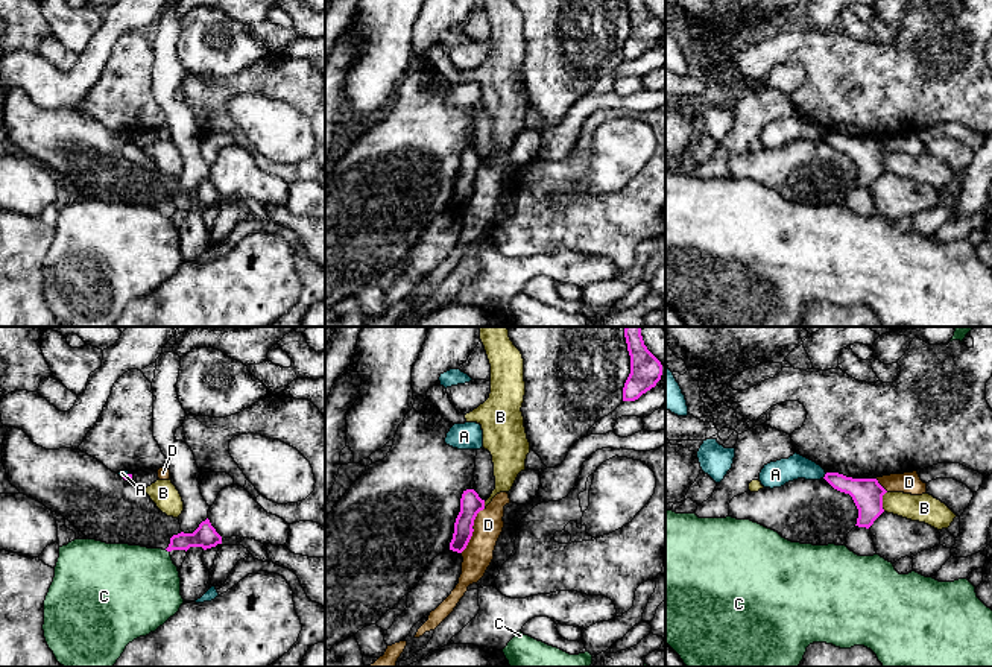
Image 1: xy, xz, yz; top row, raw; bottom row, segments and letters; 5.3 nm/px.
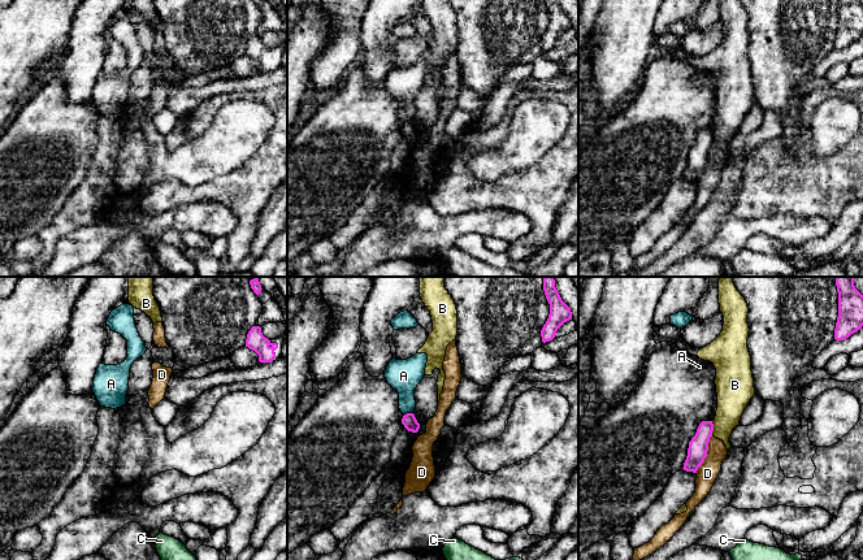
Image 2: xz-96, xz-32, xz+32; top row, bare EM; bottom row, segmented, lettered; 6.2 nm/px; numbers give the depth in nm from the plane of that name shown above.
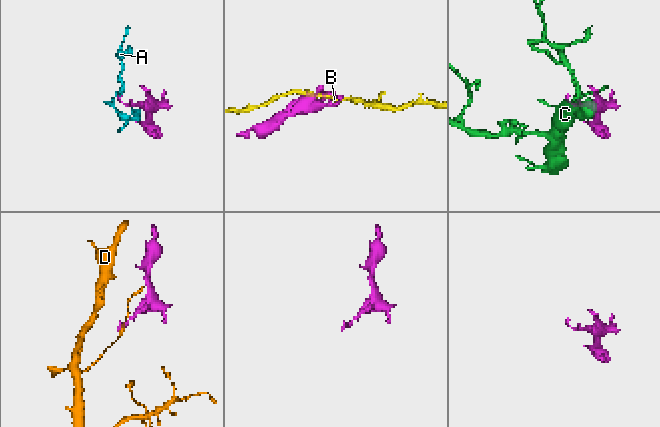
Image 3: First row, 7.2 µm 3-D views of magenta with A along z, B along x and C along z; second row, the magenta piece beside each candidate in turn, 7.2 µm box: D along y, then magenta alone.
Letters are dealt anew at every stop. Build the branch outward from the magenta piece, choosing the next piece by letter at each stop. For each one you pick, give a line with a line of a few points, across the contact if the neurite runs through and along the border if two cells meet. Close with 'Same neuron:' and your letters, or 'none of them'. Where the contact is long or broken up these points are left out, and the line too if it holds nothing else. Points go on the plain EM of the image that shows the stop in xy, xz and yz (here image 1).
Same neuron: none of them

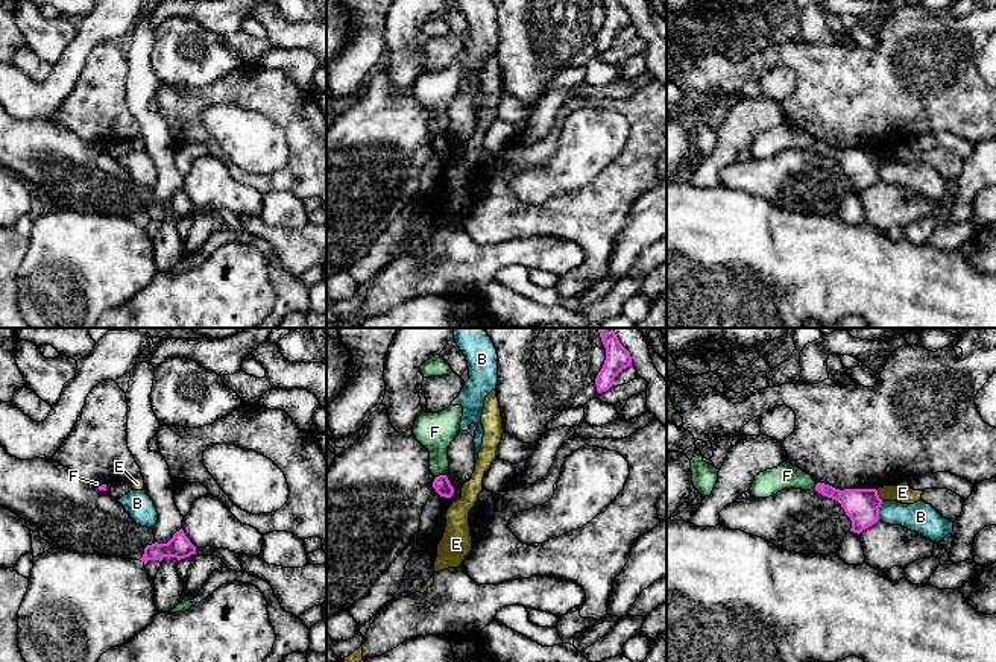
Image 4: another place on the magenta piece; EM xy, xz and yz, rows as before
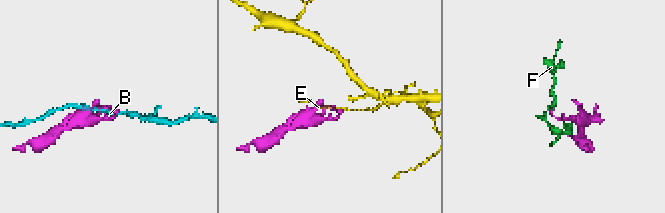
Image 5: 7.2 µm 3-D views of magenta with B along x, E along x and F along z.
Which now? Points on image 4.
Same neuron: none of them

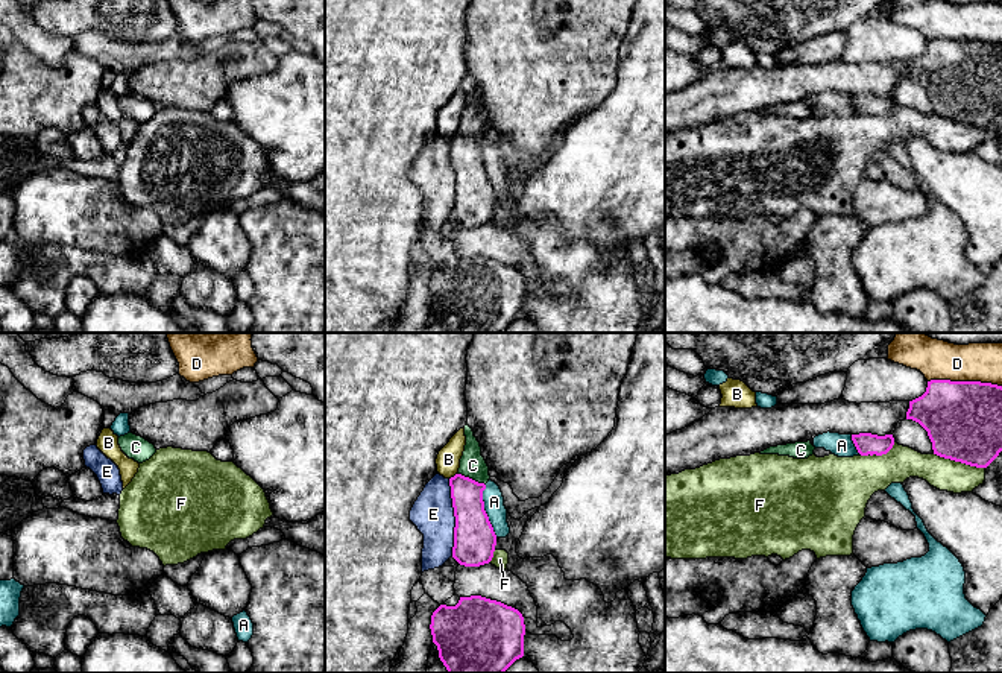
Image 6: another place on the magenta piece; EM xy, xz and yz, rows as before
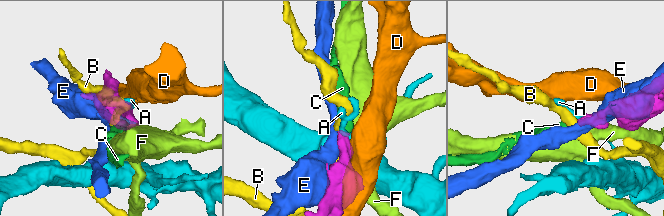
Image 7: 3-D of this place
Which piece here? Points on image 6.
C: line xz (472, 186), (471, 139), (472, 125)
Same neuron: C

